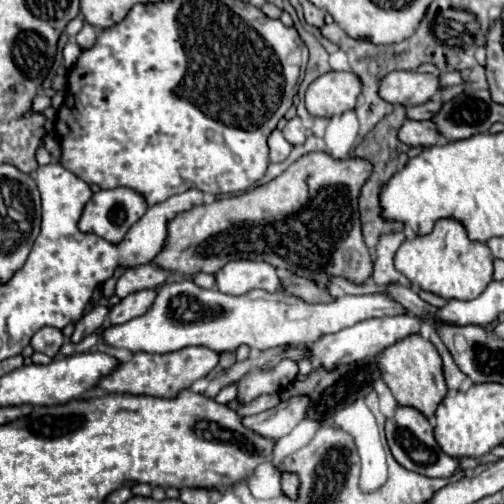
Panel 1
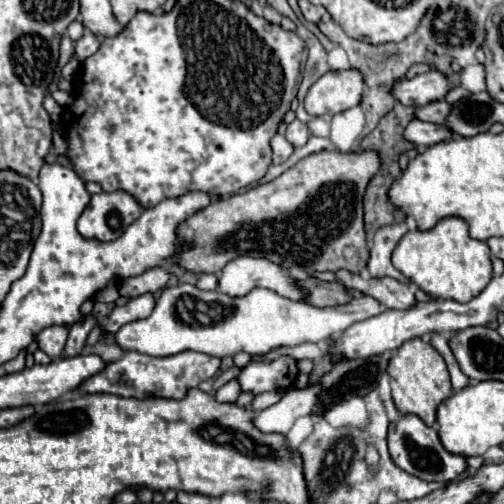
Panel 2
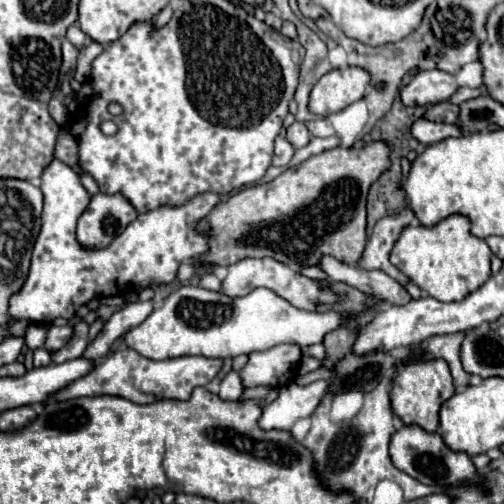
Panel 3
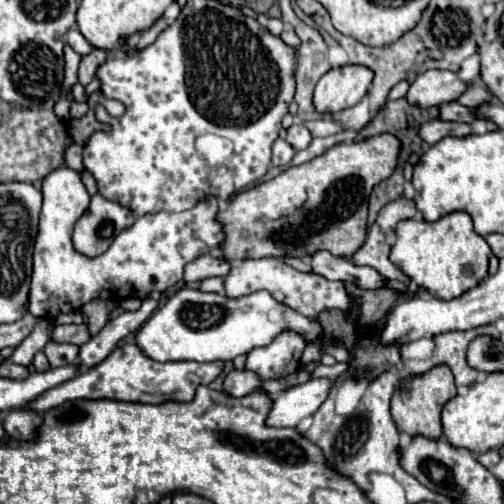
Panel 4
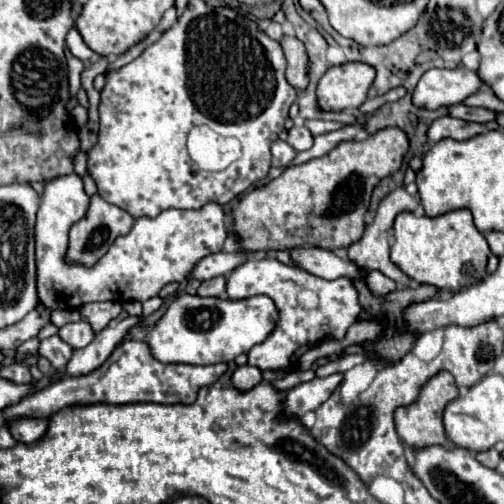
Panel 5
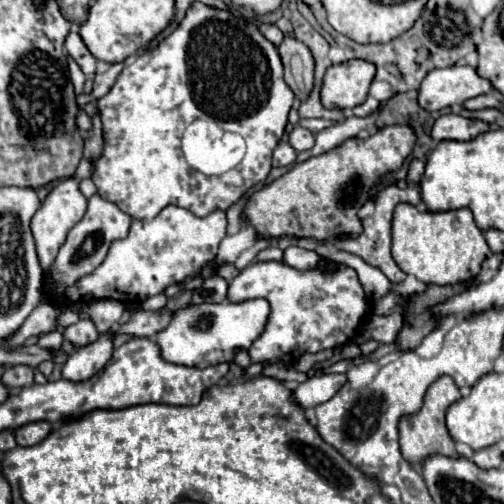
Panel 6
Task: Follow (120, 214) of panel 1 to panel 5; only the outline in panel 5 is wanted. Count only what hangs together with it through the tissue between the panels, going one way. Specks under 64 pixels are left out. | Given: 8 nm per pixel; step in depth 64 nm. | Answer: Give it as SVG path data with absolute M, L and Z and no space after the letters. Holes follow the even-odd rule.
M94 194L90 198L90 208L86 212L86 216L82 220L78 220L72 228L70 228L70 242L68 242L68 250L64 260L68 264L80 264L80 266L94 266L110 248L110 244L118 238L118 236L126 236L130 232L134 224L134 218L124 212L122 208L108 204L106 200L102 200L98 194Z

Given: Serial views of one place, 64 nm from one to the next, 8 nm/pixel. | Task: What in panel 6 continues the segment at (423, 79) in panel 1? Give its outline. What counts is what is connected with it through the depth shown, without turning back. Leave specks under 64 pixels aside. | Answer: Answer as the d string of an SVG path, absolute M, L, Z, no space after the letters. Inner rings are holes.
M450 66L430 72L418 94L422 108L434 112L440 108L460 108L464 100L490 94L494 88L486 78L480 78L472 66Z

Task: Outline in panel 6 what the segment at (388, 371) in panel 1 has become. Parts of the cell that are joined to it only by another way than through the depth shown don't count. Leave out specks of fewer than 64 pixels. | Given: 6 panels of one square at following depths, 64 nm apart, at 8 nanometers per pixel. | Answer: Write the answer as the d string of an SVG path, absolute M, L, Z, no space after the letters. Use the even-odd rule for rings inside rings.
M440 376L440 380L436 380L428 388L422 410L418 414L414 414L414 416L404 416L402 418L402 422L400 422L400 448L402 448L404 460L410 466L422 466L422 462L428 456L434 456L434 454L442 454L442 456L448 456L448 458L460 458L460 454L456 450L456 444L450 438L448 428L446 428L446 410L454 402L458 402L460 398L462 396L458 392L454 380L450 376Z

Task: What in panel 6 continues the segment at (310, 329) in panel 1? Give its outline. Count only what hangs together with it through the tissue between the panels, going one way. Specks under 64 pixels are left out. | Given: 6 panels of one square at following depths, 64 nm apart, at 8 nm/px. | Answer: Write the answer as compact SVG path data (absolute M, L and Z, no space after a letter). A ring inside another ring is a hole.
M264 298L246 300L240 304L224 302L224 304L198 304L184 310L178 310L172 318L172 324L156 334L156 344L162 350L164 360L172 364L192 366L192 368L208 368L220 362L232 362L238 350L248 350L252 340L260 336L264 324L268 320L270 306Z

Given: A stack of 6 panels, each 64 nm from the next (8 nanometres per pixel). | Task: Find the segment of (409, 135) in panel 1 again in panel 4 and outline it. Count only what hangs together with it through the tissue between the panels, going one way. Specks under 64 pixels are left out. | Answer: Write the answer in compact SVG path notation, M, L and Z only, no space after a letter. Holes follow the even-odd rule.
M432 120L422 124L420 128L420 138L426 140L428 144L436 144L438 140L446 138L446 136L456 136L456 138L464 138L472 134L472 126L470 124L462 124L462 122L446 122L446 120Z

